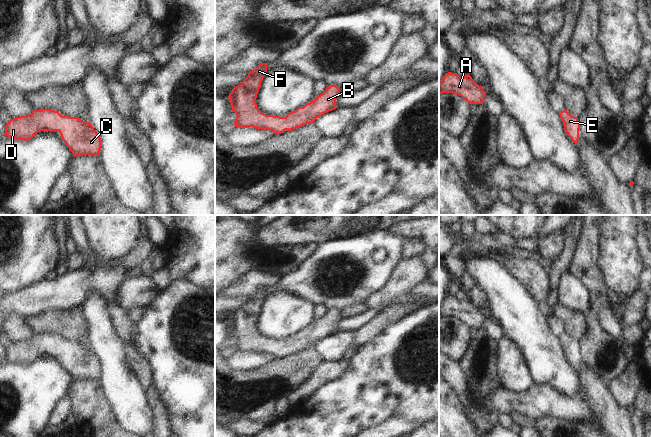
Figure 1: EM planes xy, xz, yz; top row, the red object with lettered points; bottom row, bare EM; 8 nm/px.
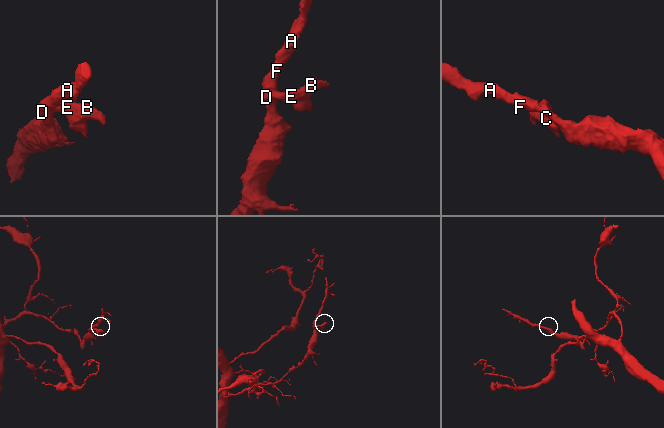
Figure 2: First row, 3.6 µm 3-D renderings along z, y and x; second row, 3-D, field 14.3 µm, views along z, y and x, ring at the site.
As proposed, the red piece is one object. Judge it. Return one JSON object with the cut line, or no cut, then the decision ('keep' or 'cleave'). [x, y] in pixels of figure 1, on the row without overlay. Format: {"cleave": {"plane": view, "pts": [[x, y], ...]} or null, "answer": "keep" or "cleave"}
{"cleave": null, "answer": "keep"}

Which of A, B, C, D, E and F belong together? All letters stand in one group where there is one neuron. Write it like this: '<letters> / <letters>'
A B C D E F

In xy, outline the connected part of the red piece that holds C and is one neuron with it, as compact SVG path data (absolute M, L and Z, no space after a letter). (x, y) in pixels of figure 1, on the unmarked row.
M51 333L33 334L27 340L11 343L5 350L4 359L28 365L41 355L58 355L73 380L99 380L101 362L90 346L78 341L62 340Z

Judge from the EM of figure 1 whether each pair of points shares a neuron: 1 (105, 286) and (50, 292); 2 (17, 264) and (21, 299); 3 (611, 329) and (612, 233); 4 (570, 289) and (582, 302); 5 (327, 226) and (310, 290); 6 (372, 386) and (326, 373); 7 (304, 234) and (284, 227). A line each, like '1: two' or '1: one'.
1: one
2: two
3: two
4: one
5: two
6: two
7: one

